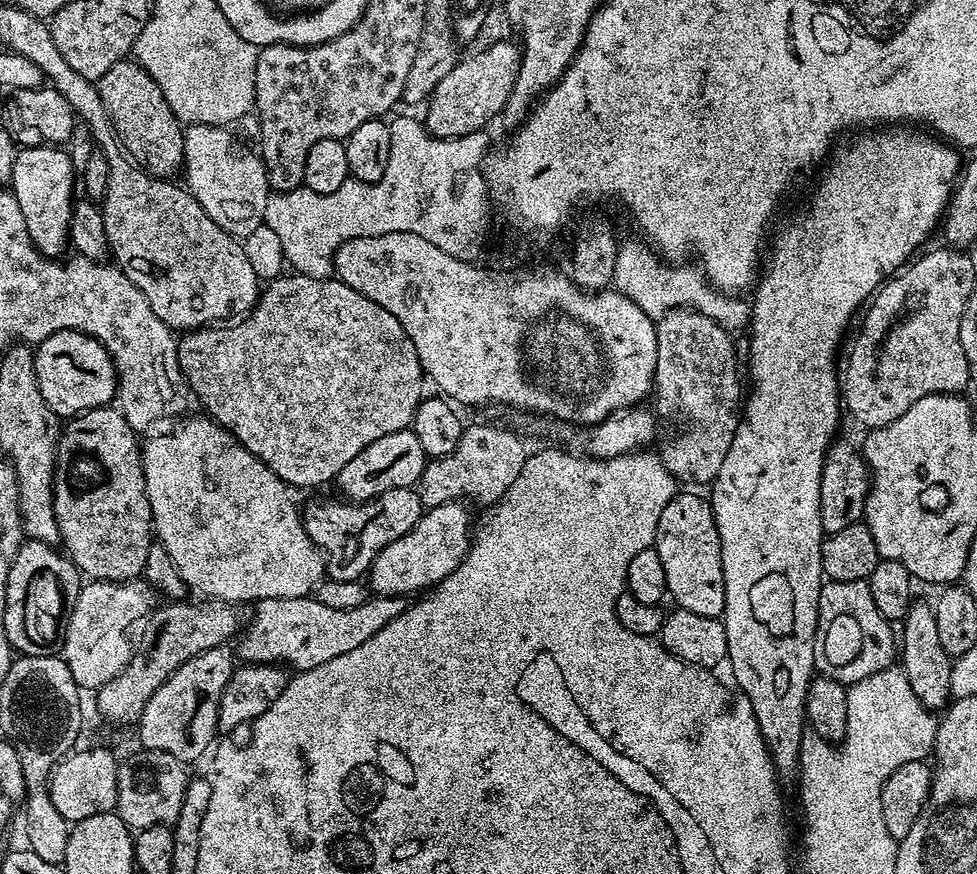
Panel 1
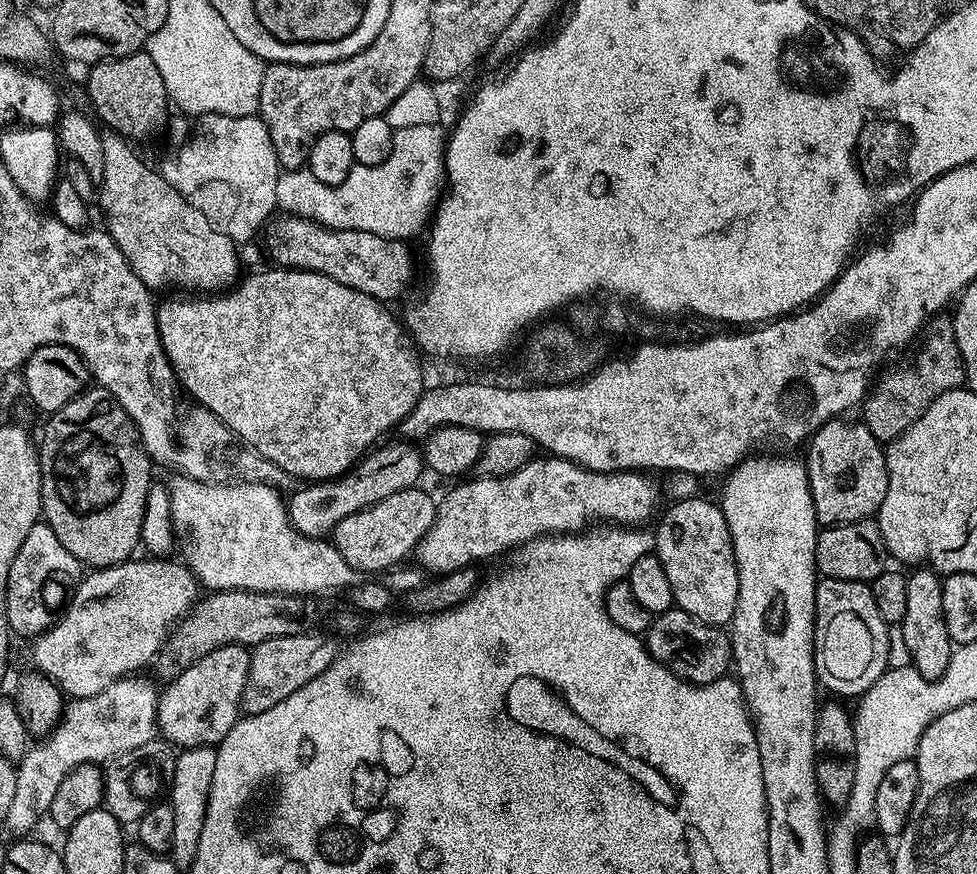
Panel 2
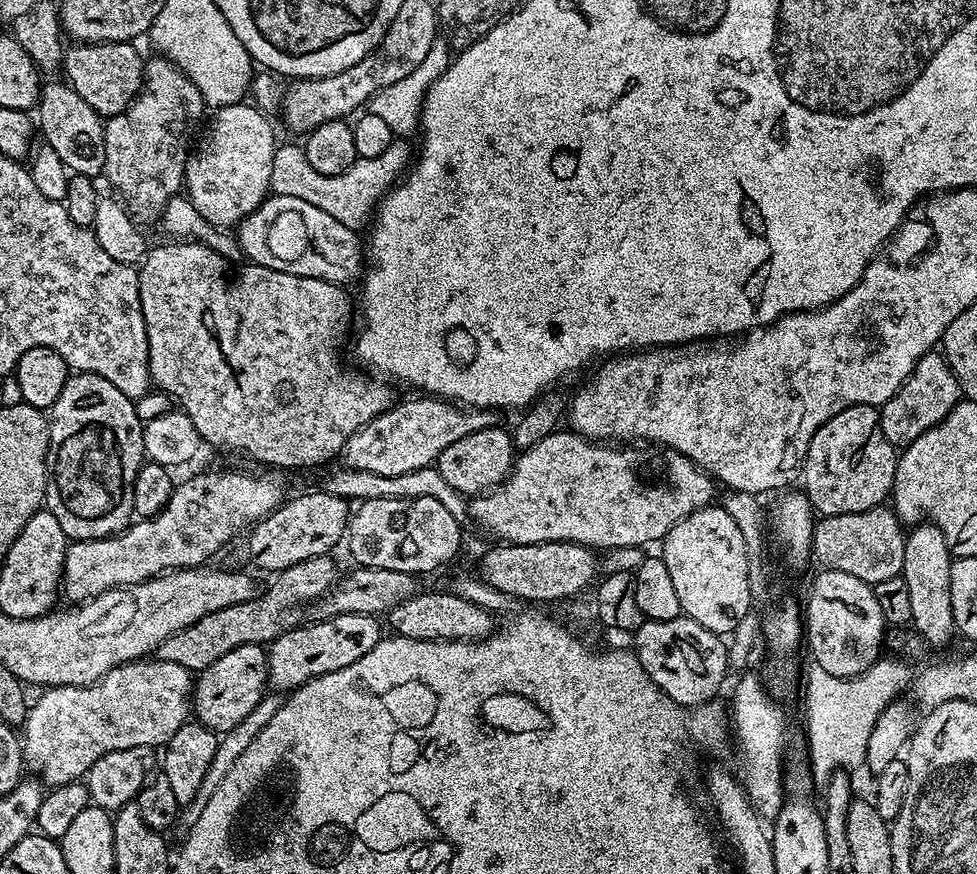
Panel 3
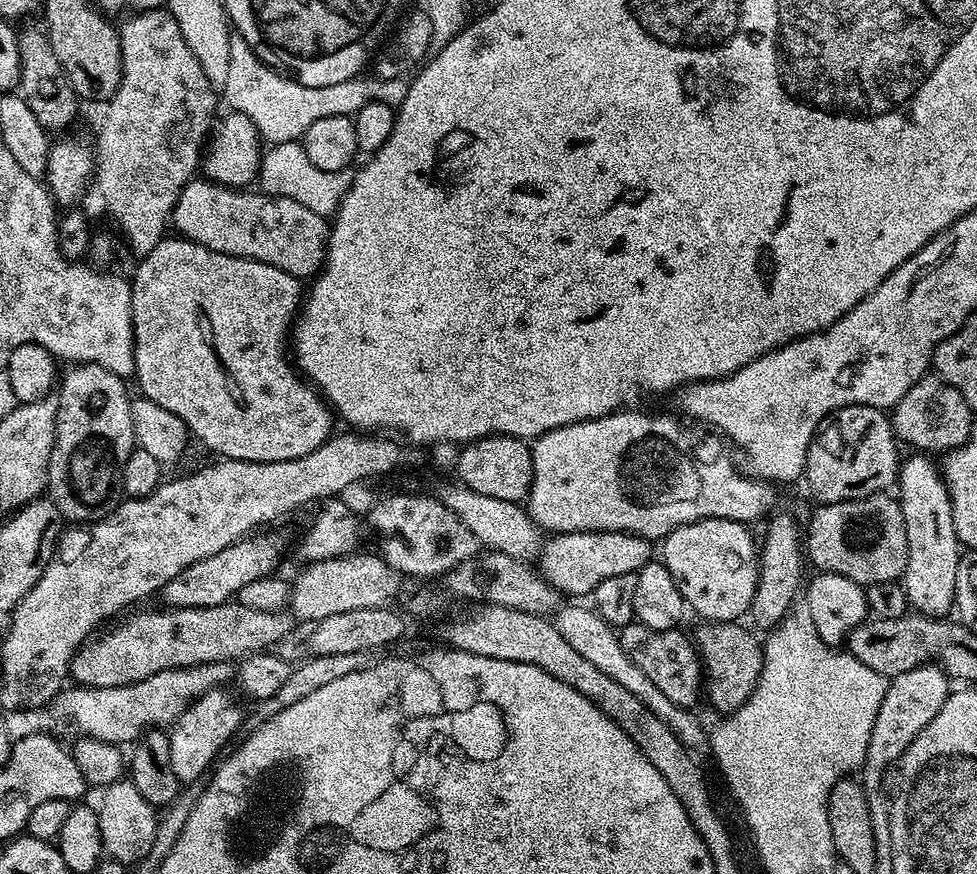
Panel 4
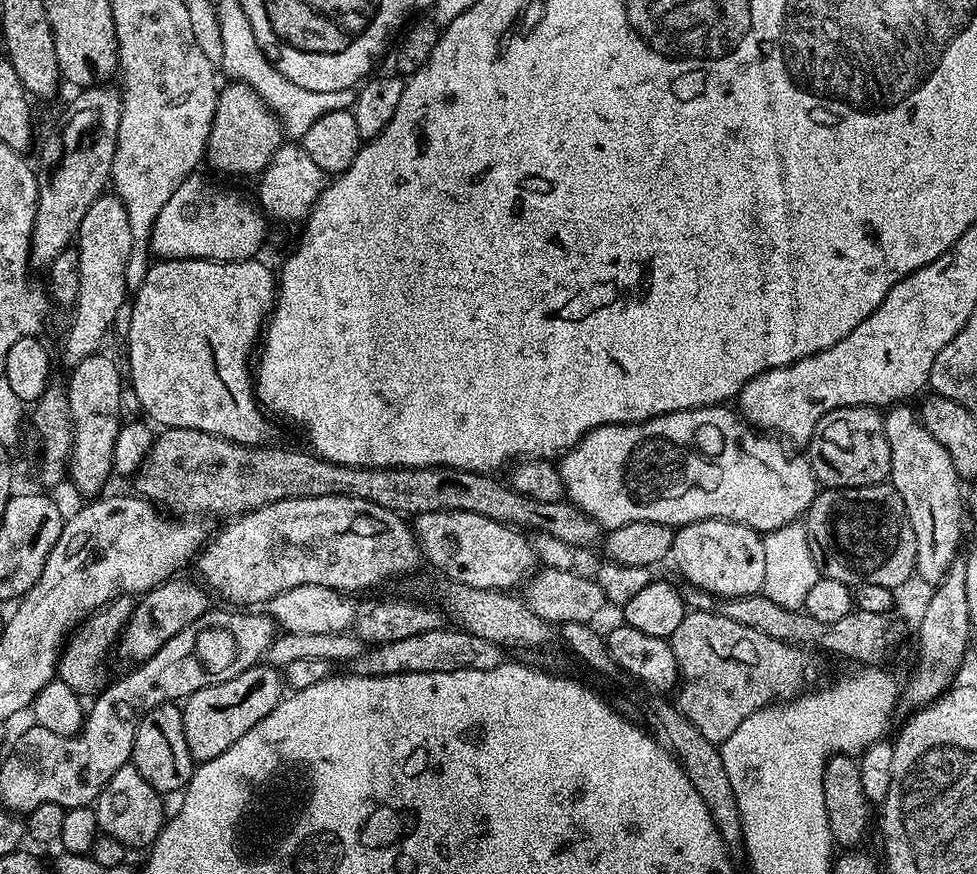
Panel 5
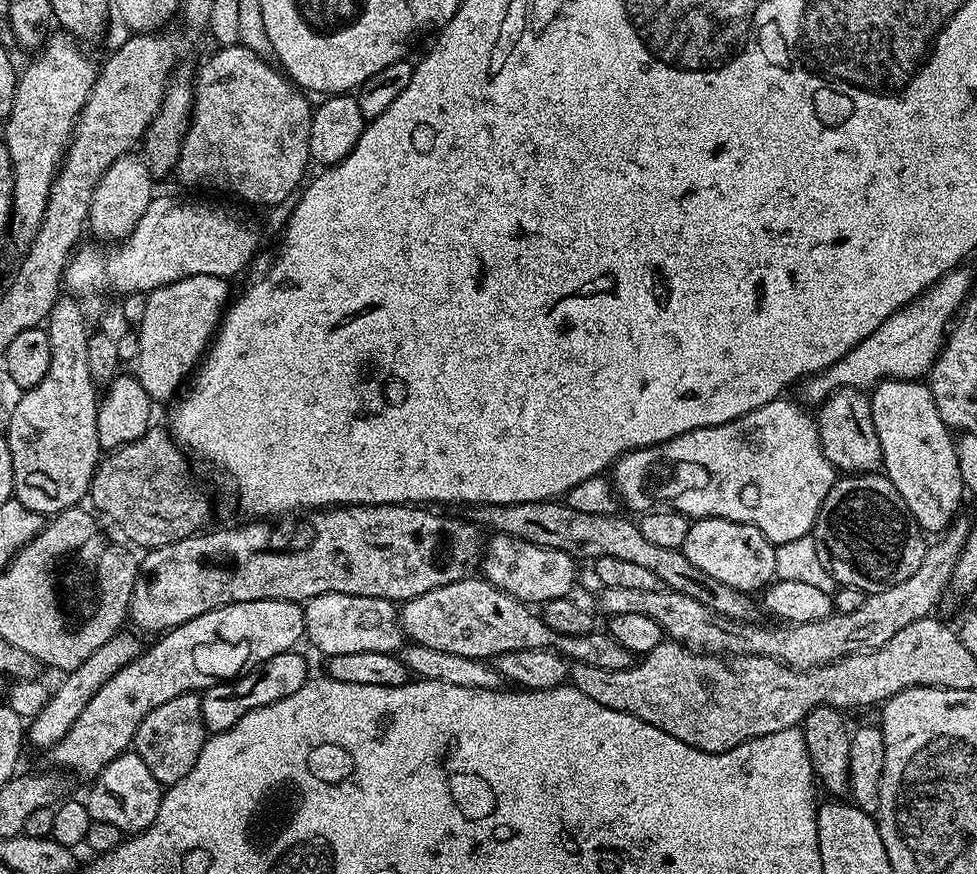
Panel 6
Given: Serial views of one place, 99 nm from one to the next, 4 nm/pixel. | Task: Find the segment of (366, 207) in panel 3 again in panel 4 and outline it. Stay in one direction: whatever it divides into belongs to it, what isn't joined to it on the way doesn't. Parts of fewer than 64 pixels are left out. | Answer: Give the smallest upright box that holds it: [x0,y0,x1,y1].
[258,140,353,218]

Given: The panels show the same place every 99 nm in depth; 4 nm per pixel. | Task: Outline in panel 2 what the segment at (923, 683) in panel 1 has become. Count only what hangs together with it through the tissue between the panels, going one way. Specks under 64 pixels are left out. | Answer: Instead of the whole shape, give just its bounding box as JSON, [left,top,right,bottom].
[901,566,954,680]

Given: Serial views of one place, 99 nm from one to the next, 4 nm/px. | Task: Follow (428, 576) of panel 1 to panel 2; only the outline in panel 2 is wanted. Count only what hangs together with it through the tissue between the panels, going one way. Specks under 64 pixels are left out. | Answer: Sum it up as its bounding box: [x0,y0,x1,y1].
[414,454,661,574]

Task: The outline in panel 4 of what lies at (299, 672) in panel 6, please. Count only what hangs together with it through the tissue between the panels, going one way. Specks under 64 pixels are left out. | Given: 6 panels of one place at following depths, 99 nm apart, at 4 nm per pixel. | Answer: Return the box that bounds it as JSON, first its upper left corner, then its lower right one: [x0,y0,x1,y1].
[168,686,246,785]

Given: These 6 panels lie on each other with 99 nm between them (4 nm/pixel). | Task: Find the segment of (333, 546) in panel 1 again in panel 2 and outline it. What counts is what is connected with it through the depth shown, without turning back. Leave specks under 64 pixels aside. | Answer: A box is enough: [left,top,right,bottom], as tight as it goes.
[334,486,438,573]

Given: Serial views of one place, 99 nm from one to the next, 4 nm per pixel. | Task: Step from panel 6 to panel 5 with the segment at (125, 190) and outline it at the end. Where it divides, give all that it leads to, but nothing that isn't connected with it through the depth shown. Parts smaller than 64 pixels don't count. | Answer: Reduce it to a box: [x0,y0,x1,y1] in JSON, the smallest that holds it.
[64,194,132,362]

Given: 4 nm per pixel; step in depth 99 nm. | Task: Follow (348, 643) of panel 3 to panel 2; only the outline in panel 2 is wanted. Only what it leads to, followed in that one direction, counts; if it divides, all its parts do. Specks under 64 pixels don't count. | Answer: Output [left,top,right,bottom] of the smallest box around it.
[240,631,338,715]

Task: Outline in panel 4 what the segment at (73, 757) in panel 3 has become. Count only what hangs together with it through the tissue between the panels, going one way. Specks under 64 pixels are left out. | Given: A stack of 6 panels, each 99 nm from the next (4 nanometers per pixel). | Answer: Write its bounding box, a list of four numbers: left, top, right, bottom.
[52,663,235,746]

